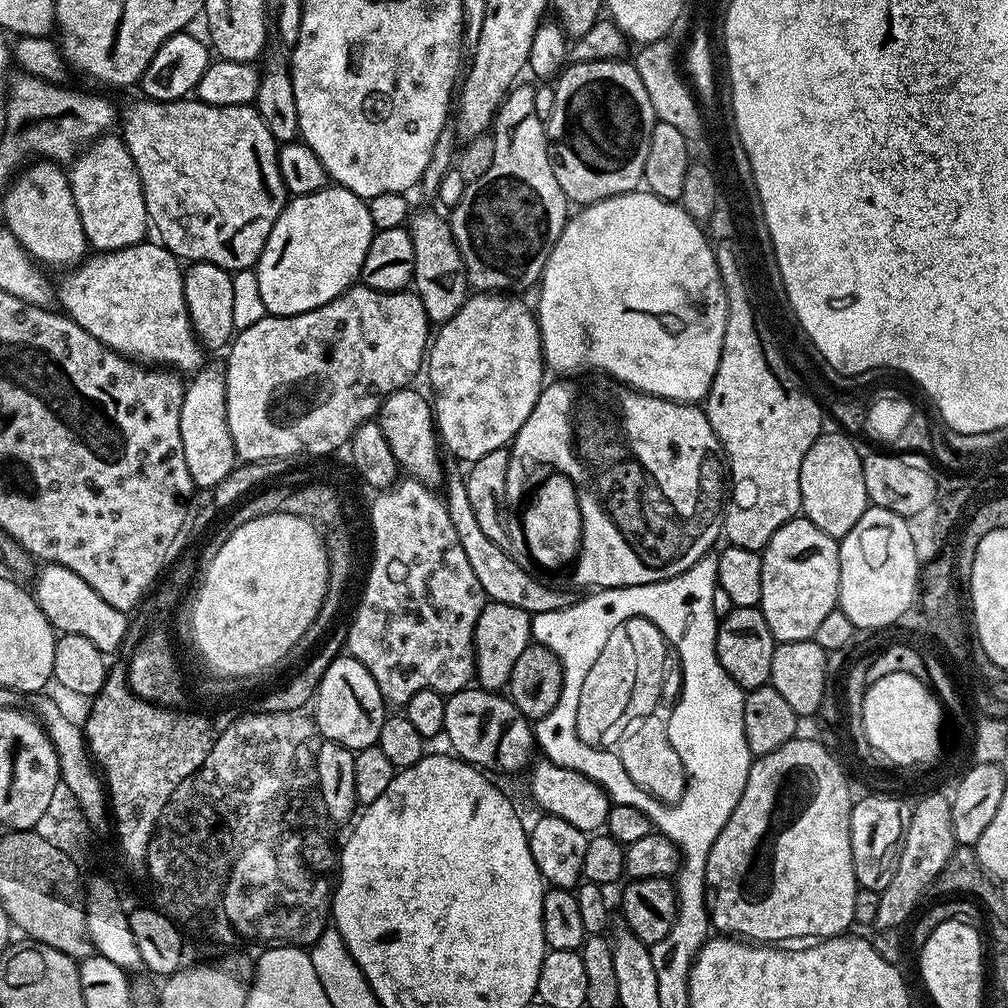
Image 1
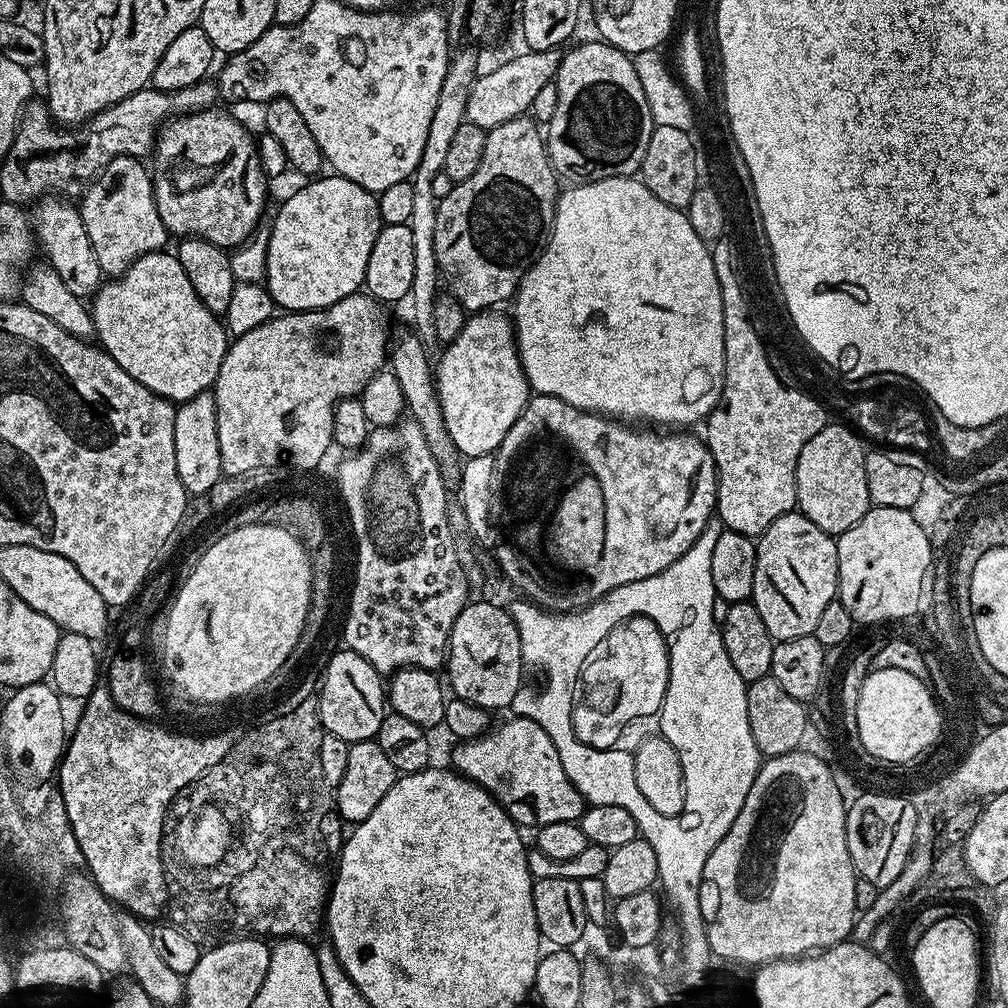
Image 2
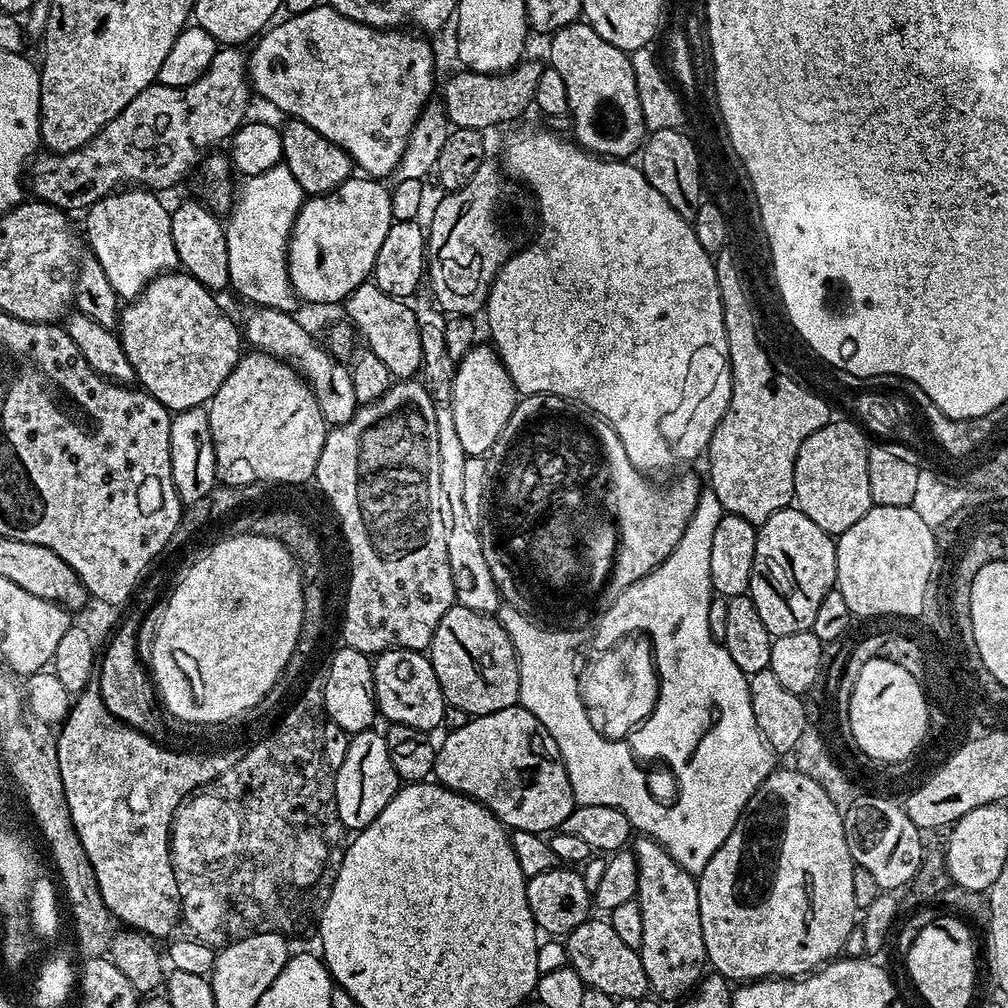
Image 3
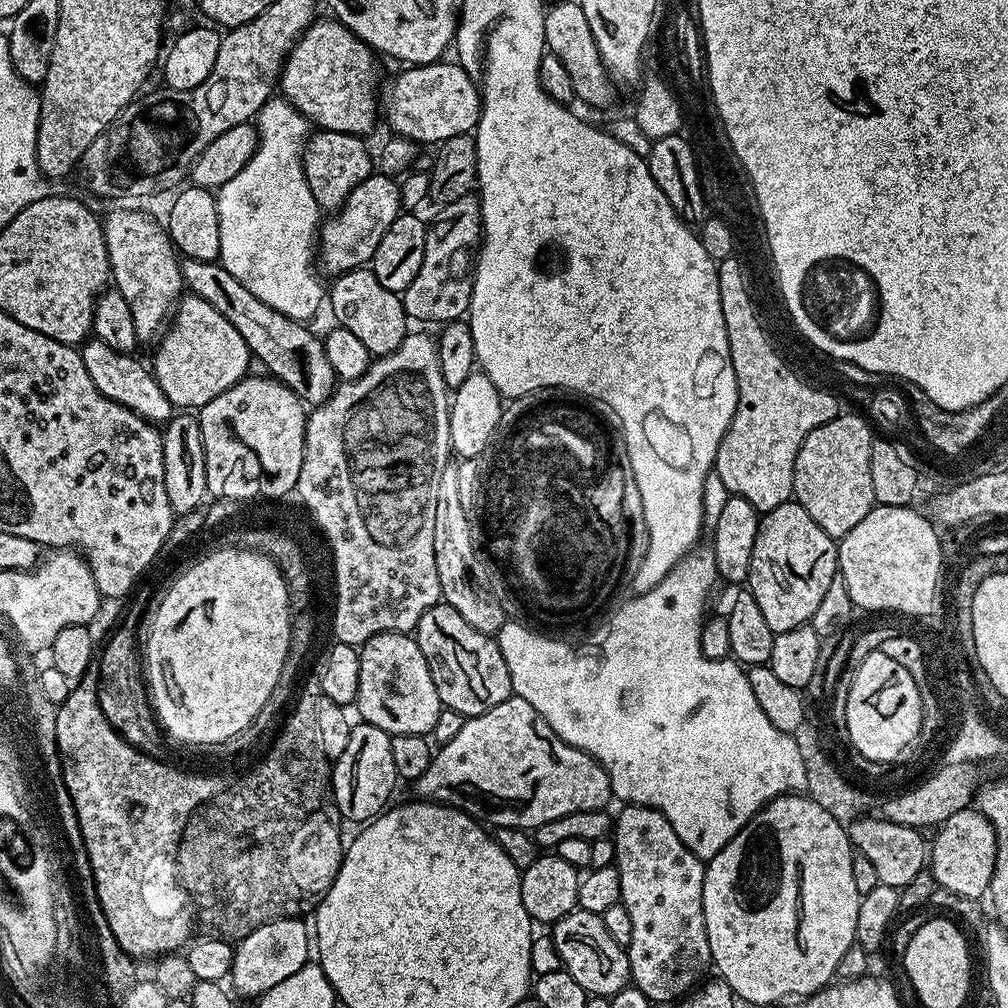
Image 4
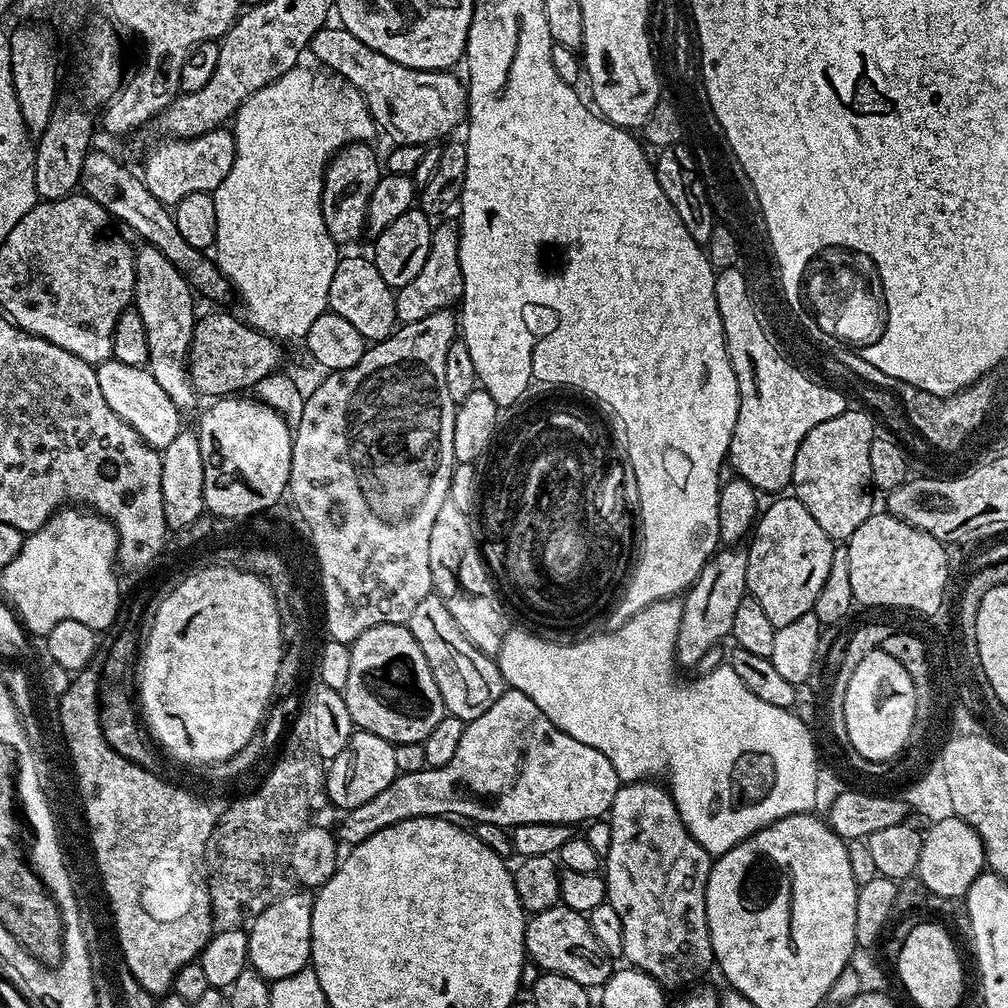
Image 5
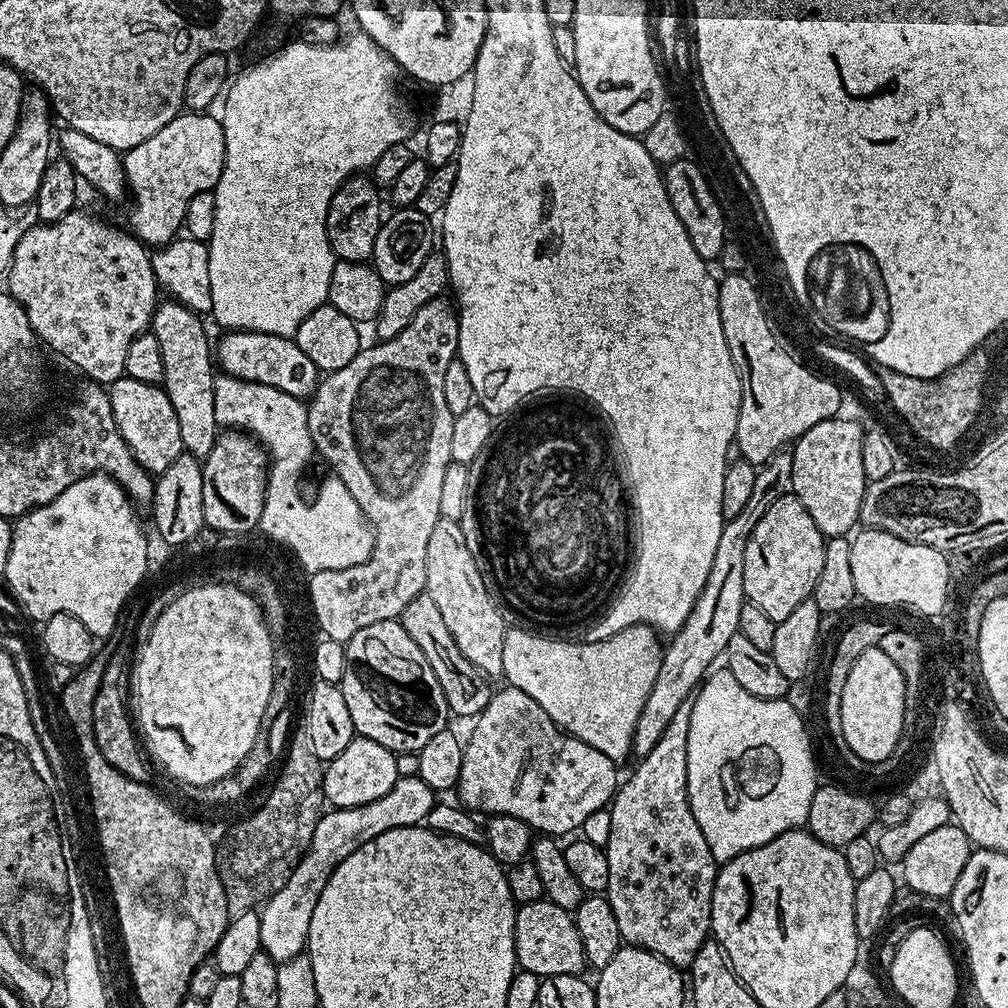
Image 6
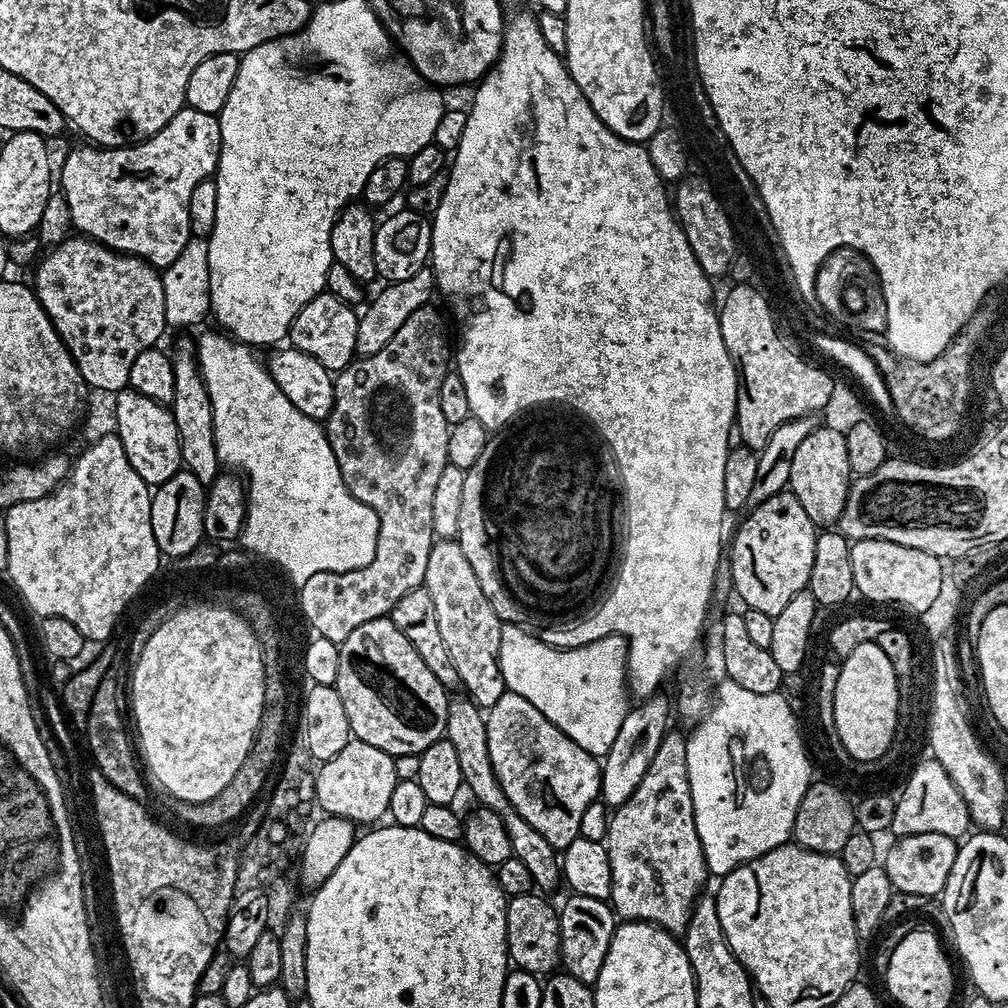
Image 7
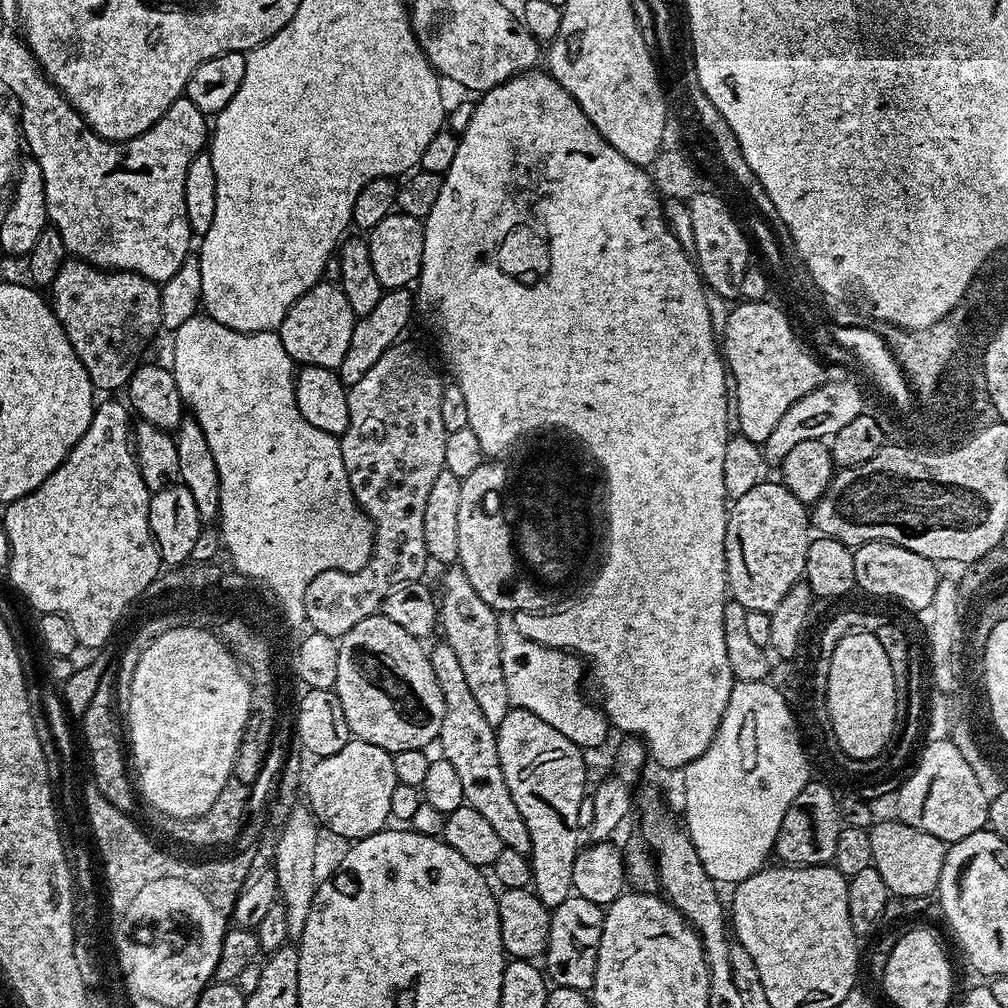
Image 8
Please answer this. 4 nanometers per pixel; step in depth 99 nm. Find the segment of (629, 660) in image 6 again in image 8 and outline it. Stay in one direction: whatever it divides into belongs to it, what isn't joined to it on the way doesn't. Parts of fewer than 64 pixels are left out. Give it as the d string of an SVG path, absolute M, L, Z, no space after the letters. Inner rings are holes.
M511 618L500 619L498 634L502 646L502 674L506 674L506 691L510 694L512 705L530 710L530 714L538 714L542 722L550 722L554 730L558 730L560 734L566 734L566 738L570 738L570 742L574 742L581 750L602 747L608 740L610 725L608 717L595 703L592 705L580 689L580 679L585 679L586 676L586 668L580 657L574 652L562 652L560 648L547 648L526 638L526 634L521 634L516 629Z

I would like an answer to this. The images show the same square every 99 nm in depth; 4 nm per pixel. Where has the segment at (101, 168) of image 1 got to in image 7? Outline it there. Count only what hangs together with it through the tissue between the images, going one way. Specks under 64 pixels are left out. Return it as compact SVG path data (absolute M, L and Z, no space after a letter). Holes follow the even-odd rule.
M182 337L176 349L171 349L170 355L174 366L174 398L170 411L178 426L180 463L187 472L194 474L194 478L198 478L198 482L207 486L221 475L222 465L214 442L214 414L210 410L210 394L206 394L204 380L200 377L200 364L196 360L193 337Z

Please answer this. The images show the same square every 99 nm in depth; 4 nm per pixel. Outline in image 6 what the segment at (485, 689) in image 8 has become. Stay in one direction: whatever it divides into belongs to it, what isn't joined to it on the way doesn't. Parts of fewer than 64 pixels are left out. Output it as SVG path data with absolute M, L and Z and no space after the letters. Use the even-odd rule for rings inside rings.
M440 519L426 542L426 590L438 605L446 627L454 638L458 650L485 678L503 677L502 642L508 628L504 616L480 573L481 561L466 546L459 520Z

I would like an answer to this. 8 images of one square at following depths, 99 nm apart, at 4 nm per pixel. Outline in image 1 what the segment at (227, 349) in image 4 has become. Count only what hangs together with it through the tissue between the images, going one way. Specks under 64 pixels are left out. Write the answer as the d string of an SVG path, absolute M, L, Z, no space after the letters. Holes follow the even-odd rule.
M141 242L122 250L92 254L71 270L65 271L58 280L58 304L63 315L69 316L86 334L98 338L108 348L129 360L145 366L163 366L177 373L195 374L205 363L206 349L192 329L190 314L186 310L184 274L178 257L159 242Z

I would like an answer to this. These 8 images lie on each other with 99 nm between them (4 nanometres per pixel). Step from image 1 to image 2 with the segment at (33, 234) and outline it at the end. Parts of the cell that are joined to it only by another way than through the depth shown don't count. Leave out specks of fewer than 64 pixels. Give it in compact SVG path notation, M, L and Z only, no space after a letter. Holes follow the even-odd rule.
M53 194L35 201L30 219L39 251L44 251L43 259L58 274L58 278L62 278L66 287L81 298L95 296L102 283L102 273L98 266L98 254L94 254L94 246L90 246L90 234L86 234L86 226L82 226L79 207L71 199Z

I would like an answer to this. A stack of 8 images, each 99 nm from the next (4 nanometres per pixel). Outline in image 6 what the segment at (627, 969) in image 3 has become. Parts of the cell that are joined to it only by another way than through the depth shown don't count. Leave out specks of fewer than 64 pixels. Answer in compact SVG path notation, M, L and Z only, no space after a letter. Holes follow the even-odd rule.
M546 898L517 907L514 918L514 950L517 965L523 971L541 978L558 974L579 976L586 968L575 915L562 906L554 906L554 902Z

